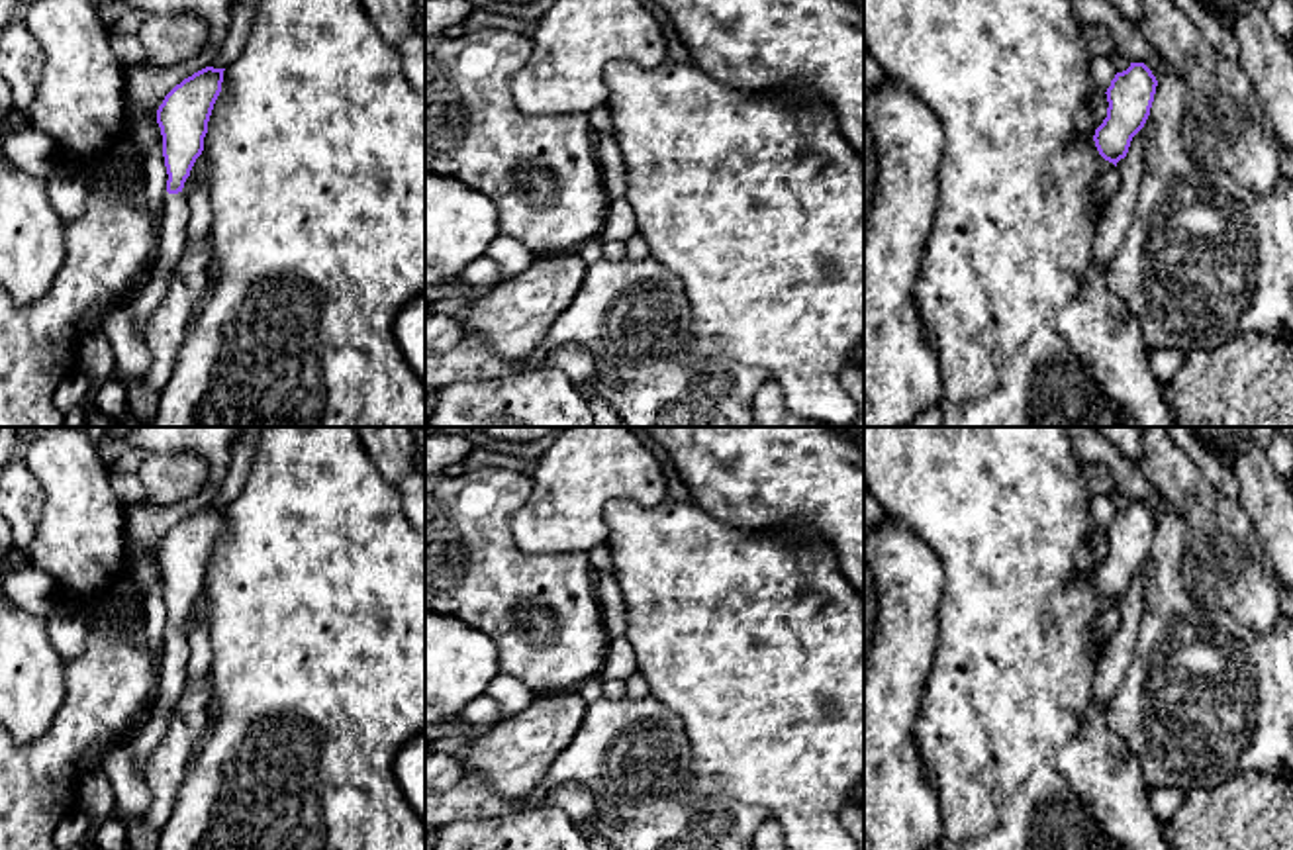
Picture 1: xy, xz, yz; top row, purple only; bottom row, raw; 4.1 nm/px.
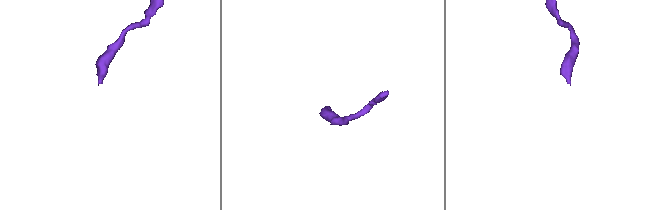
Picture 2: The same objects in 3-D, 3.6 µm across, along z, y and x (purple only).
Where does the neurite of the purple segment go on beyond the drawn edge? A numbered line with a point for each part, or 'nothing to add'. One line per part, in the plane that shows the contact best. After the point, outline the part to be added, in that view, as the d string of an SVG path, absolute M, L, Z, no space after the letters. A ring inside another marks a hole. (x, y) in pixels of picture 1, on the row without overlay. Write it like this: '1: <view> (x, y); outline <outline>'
1: xy (175, 659); outline M163 631L163 654L159 662L159 687L157 703L151 717L139 727L131 740L131 752L139 774L145 772L149 756L161 744L170 713L186 687L186 672L190 664L188 637L178 633Z

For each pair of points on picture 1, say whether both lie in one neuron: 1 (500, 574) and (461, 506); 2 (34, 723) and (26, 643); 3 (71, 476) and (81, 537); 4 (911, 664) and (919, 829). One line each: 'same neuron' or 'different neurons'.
1: same neuron
2: same neuron
3: same neuron
4: same neuron

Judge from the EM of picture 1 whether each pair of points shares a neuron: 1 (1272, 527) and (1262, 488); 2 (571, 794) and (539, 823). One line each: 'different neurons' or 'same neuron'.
1: same neuron
2: different neurons

